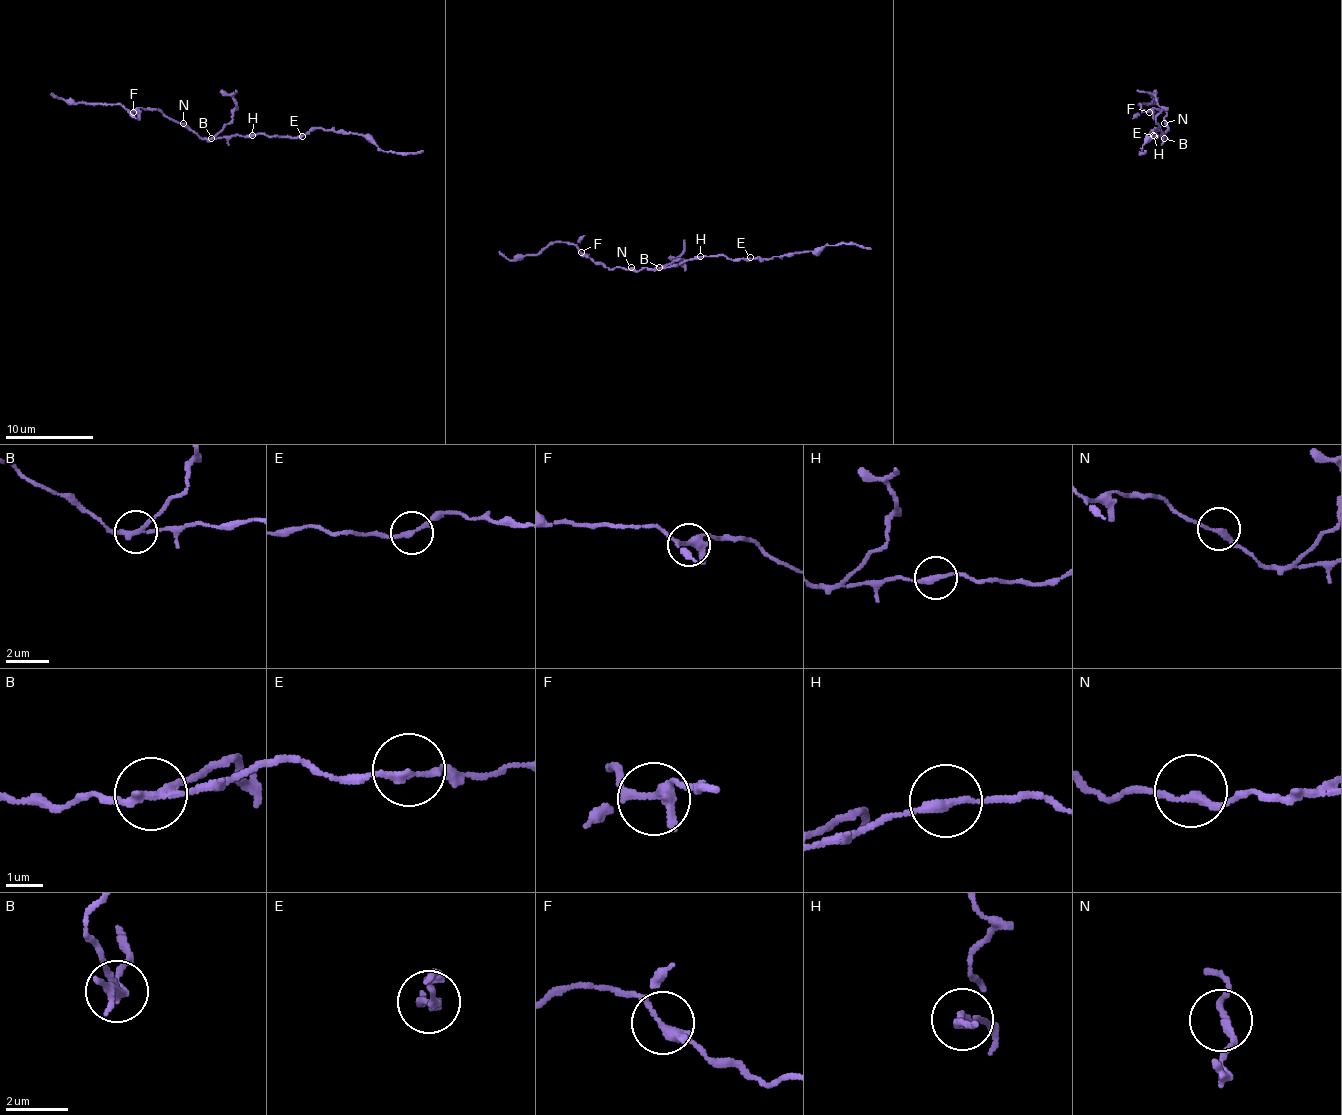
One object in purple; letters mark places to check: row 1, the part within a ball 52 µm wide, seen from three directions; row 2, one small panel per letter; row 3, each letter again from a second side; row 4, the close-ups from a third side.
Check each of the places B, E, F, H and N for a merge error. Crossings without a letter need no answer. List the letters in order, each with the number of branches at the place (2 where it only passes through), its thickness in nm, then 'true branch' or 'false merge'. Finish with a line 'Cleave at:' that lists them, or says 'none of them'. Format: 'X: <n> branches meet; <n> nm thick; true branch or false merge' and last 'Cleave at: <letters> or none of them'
B: 3 branches meet; 190 nm thick; false merge
E: 2 branches meet; 190 nm thick; true branch
F: 4 branches meet; 240 nm thick; true branch
H: 2 branches meet; 240 nm thick; true branch
N: 2 branches meet; 200 nm thick; true branch
Cleave at: B

